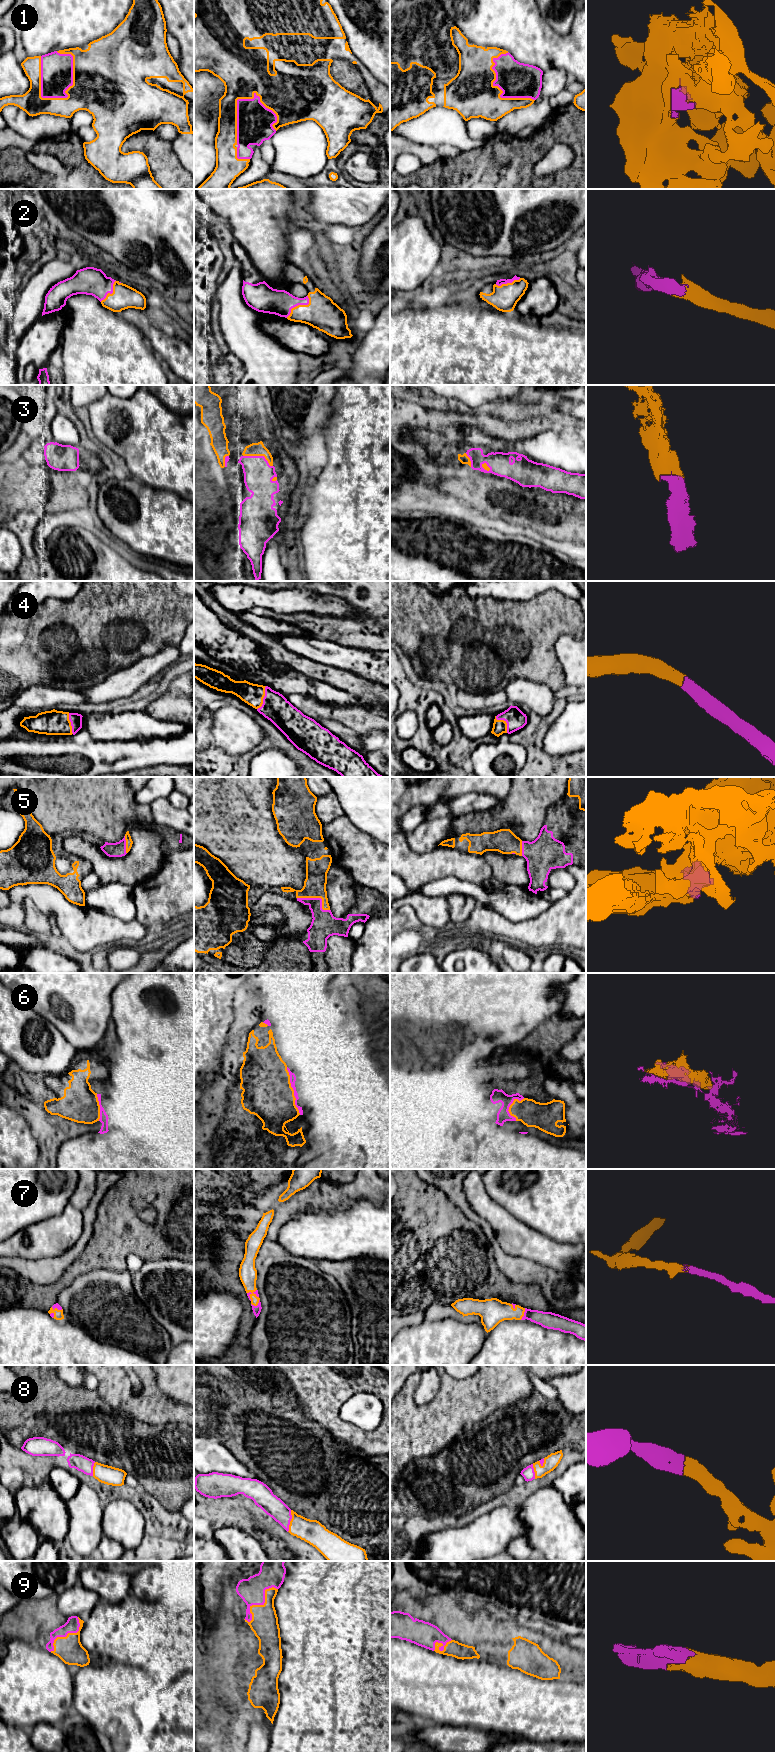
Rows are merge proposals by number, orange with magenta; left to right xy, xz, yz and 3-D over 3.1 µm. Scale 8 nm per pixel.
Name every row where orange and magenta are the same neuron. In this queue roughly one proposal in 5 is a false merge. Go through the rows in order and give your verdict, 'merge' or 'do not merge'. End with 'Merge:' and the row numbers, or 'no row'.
1: merge
2: merge
3: merge
4: merge
5: merge
6: merge
7: merge
8: merge
9: merge
Merge: 1, 2, 3, 4, 5, 6, 7, 8, 9

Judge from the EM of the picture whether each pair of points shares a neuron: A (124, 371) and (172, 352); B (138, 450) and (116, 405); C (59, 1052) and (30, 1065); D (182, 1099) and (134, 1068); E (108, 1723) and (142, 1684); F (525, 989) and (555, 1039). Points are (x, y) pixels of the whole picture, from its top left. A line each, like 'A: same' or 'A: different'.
A: different
B: same
C: same
D: different
E: same
F: different

